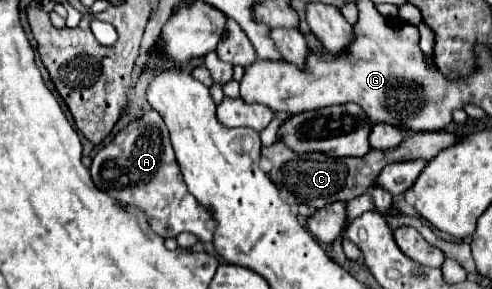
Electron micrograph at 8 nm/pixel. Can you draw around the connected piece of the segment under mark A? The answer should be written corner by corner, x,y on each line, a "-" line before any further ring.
154,109
128,123
104,149
100,149
92,161
90,173
100,191
118,199
126,207
134,205
142,209
156,235
176,237
178,233
188,231
196,235
198,241
212,241
216,223
212,215
206,209
200,209
200,203
188,193
170,143
170,133
164,119

